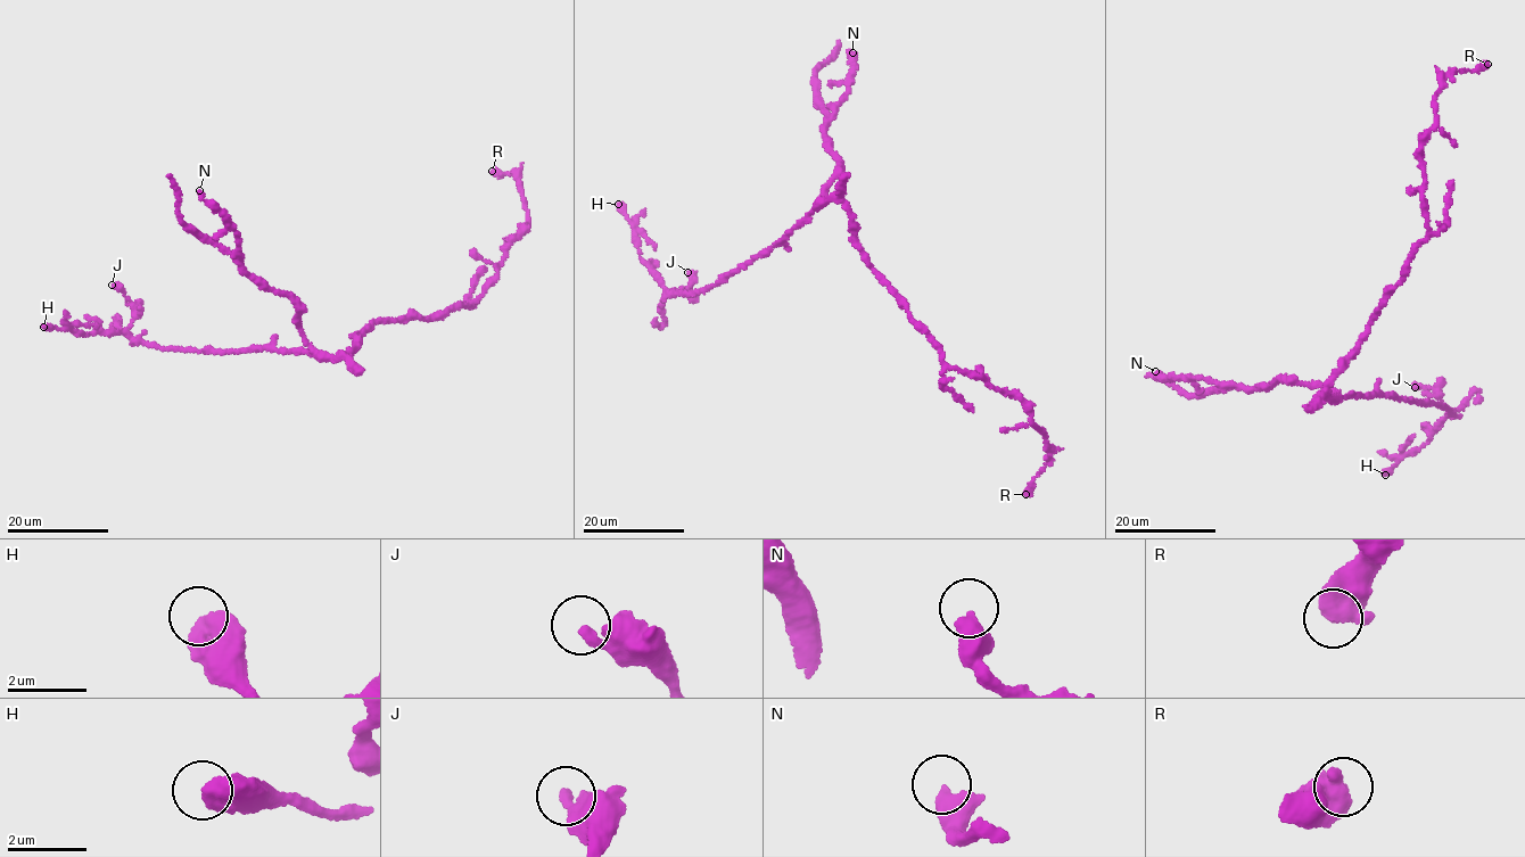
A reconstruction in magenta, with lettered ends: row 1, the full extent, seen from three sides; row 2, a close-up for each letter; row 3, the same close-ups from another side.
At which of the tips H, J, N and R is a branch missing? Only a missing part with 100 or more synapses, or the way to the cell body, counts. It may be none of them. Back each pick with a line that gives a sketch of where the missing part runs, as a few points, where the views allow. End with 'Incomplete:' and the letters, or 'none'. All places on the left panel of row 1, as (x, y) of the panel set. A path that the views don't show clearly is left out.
Incomplete: none

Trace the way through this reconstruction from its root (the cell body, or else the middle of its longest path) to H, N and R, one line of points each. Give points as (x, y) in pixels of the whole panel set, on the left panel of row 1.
H: (355, 345), (321, 361), (307, 352), (271, 349), (159, 349), (115, 329), (82, 335), (43, 327)
N: (355, 345), (327, 360), (308, 345), (295, 323), (298, 306), (242, 268), (236, 235), (199, 190)
R: (355, 345), (374, 323), (429, 320), (464, 306), (499, 273), (527, 209), (519, 178), (492, 171)

